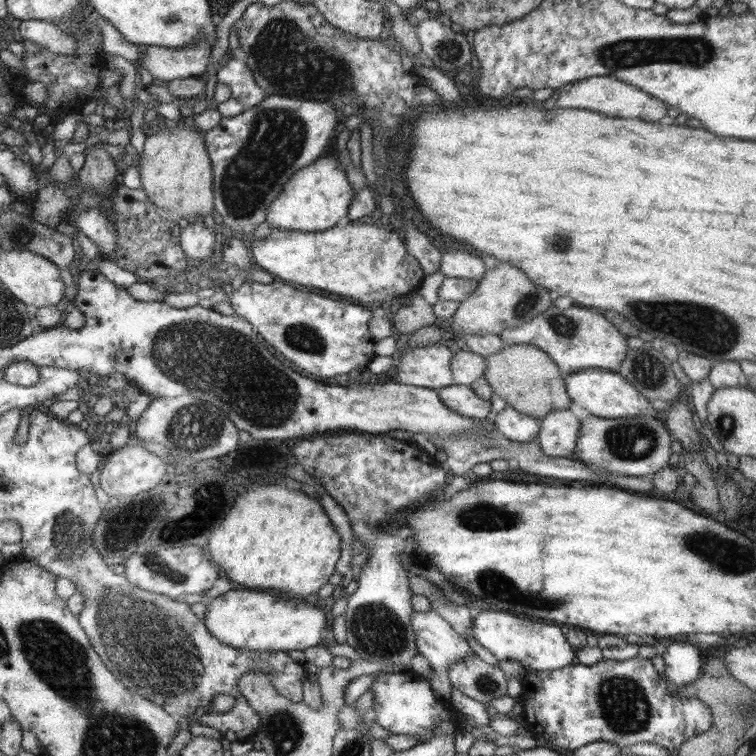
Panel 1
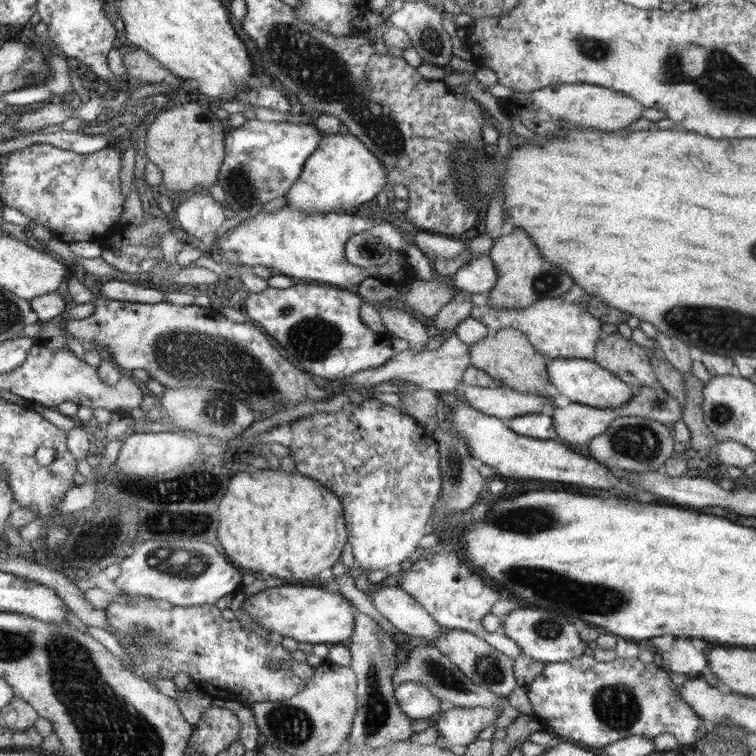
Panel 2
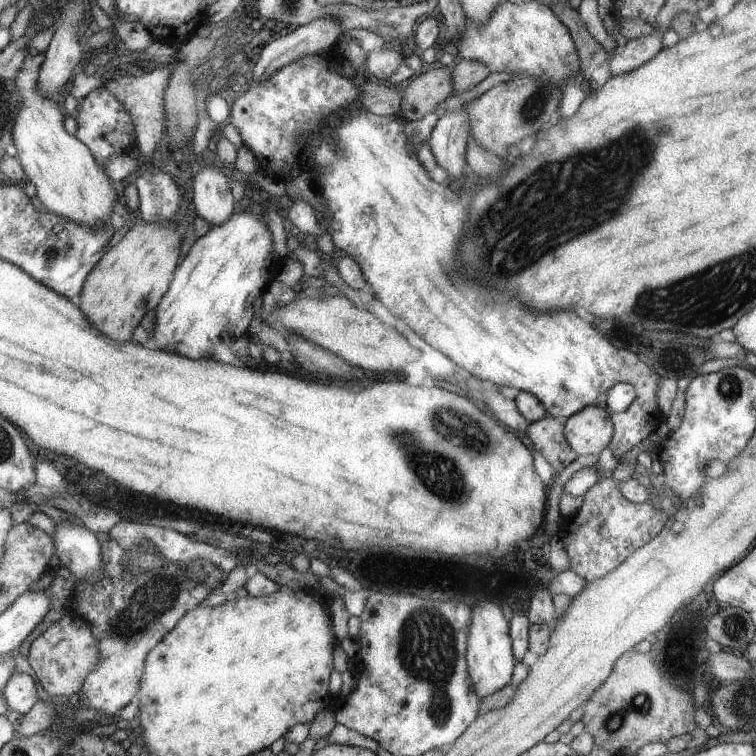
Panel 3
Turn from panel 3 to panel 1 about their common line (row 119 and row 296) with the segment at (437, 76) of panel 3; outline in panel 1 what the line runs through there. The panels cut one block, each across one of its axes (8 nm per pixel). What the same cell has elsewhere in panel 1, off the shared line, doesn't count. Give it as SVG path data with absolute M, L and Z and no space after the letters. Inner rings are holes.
M412 291L407 294L404 304L391 317L393 326L405 338L410 333L424 327L437 324L438 317L431 306L419 293Z

